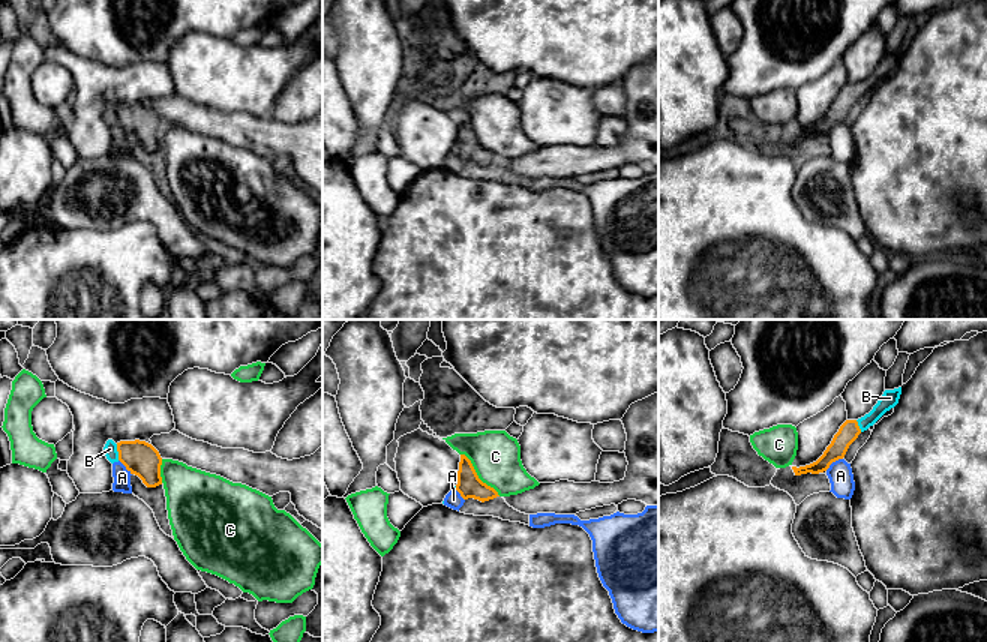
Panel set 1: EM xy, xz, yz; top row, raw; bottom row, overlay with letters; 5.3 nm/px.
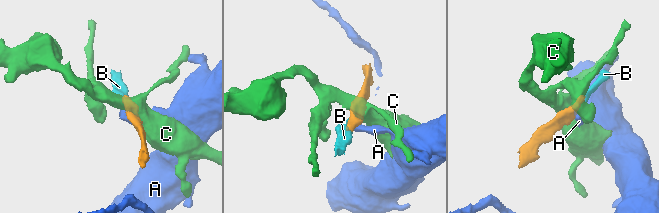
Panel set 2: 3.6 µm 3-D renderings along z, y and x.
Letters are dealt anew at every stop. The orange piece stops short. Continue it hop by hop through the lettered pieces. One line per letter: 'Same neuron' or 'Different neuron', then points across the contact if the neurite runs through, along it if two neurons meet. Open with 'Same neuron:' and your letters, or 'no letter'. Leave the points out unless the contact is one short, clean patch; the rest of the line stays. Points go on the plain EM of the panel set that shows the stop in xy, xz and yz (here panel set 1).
Same neuron: B
A: Different neuron. Boundary: yz (842, 122), (836, 123), (825, 134)
B: Same neuron. Path across: xy (140, 122), (117, 114), (110, 113)
C: Different neuron. Boundary: xz (461, 117), (470, 125), (476, 138), (500, 159)

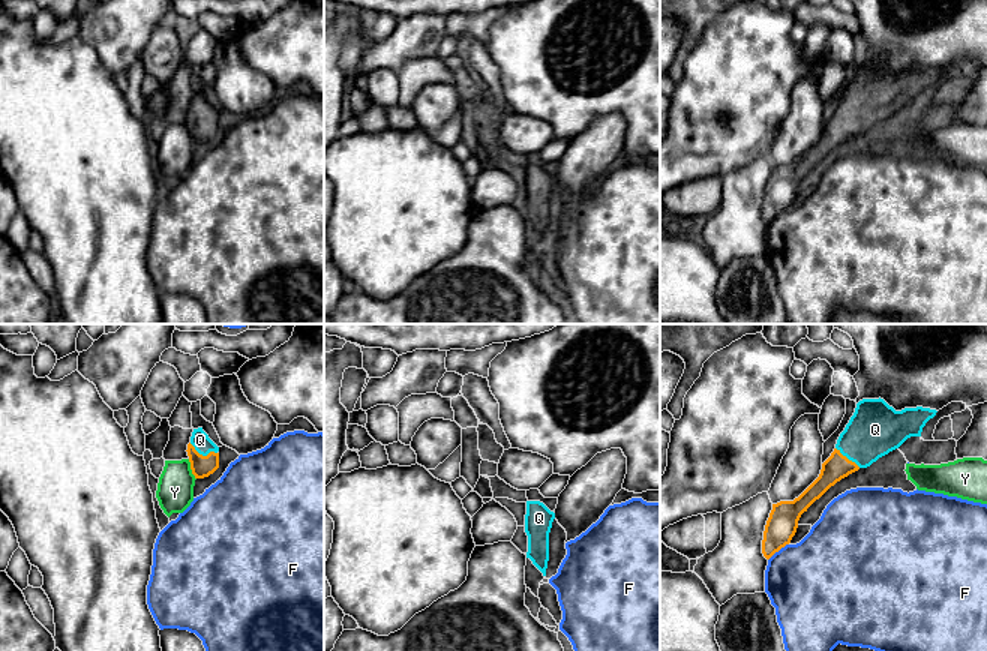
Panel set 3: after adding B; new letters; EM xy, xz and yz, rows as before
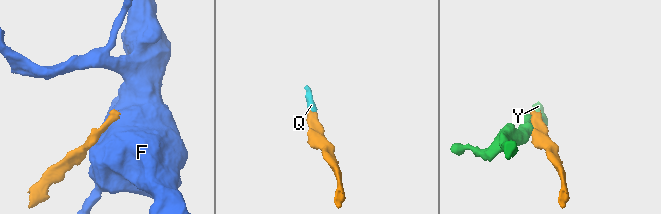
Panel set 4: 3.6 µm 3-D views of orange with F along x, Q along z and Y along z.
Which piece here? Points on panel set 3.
Same neuron: Q
F: Different neuron
Q: Same neuron. Path across: xy (201, 131), (201, 119), (200, 104)
Y: Different neuron

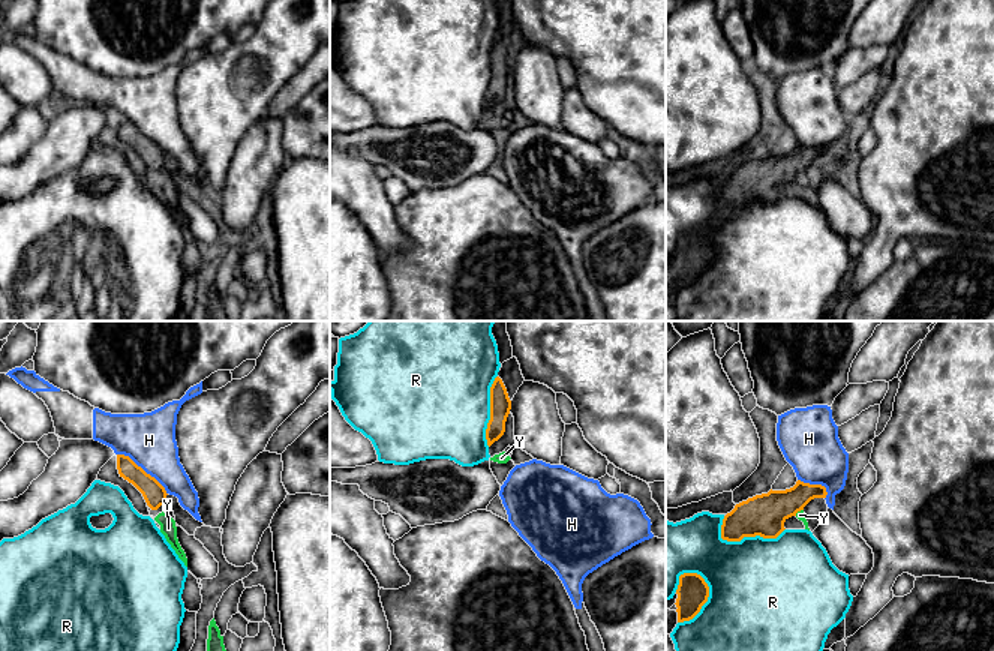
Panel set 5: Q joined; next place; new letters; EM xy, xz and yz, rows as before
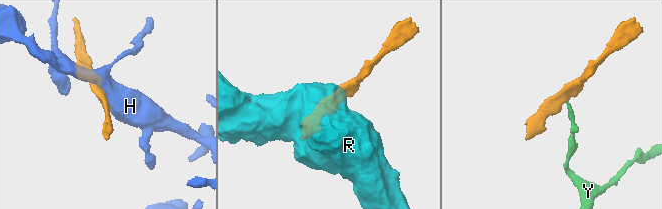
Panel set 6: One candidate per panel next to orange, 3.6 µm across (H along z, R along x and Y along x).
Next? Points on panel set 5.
Same neuron: no letter
H: Different neuron. Boundary: xy (117, 117), (128, 119), (167, 158)
R: Different neuron
Y: Different neuron. Boundary: yz (802, 173), (795, 179)

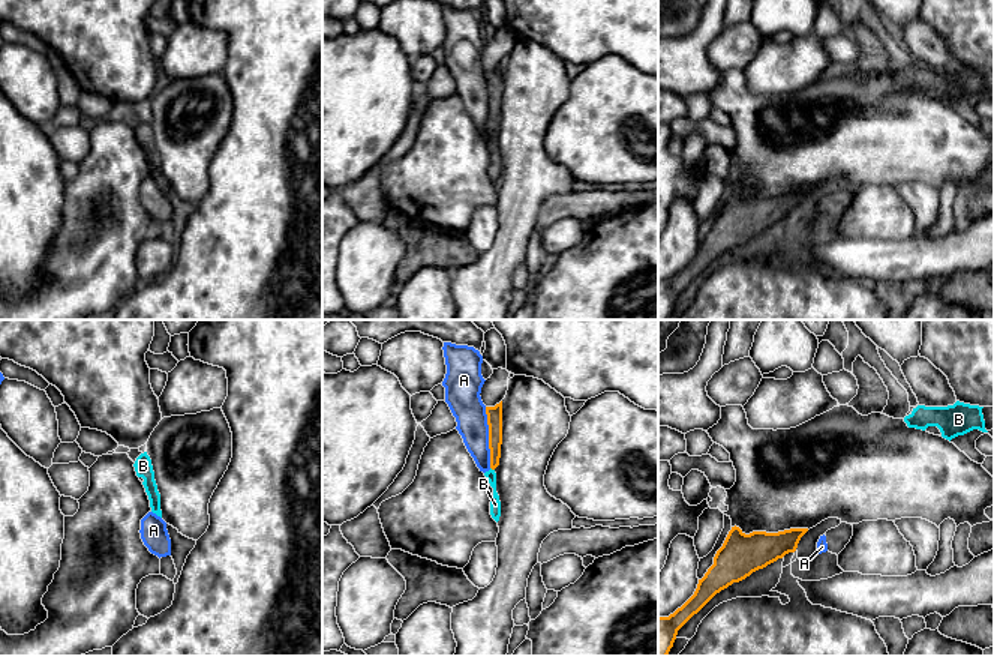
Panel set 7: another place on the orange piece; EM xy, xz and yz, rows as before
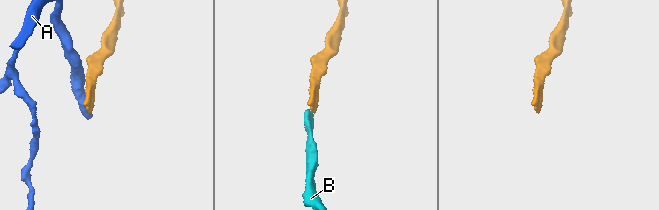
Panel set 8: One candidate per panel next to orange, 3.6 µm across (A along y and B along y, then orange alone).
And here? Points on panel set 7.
Same neuron: B
A: Different neuron. Boundary: xz (485, 71), (491, 131)
B: Same neuron. Path across: xz (495, 86), (495, 125), (492, 132), (495, 168)

